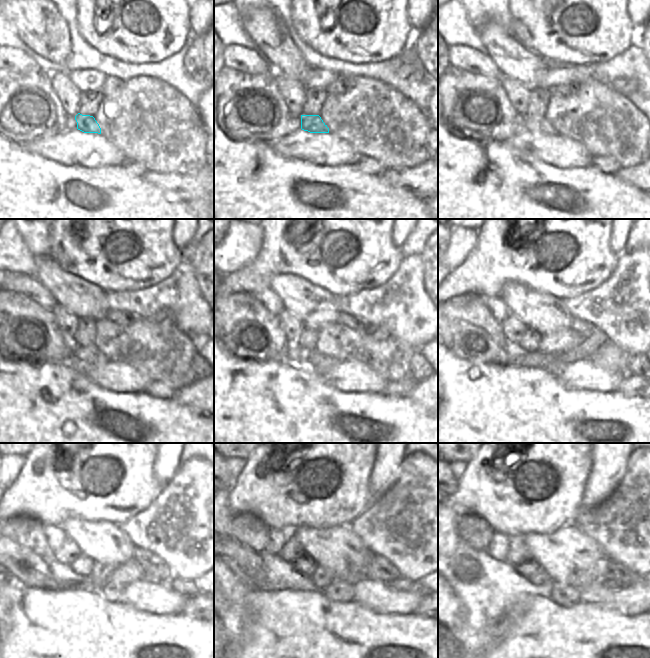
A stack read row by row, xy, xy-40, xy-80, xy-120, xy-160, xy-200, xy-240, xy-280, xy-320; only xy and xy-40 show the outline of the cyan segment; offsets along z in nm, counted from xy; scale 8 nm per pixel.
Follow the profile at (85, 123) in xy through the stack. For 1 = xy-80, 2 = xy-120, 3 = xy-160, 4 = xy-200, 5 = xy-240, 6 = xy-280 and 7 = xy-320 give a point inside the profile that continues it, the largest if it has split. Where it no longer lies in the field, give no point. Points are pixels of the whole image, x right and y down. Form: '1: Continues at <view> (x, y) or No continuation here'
1: Continues at xy-80 (536, 125)
2: Continues at xy-120 (90, 354)
3: Continues at xy-160 (314, 360)
4: Continues at xy-200 (555, 363)
5: Continues at xy-240 (112, 590)
6: Continues at xy-280 (338, 590)
7: Continues at xy-320 (564, 595)

